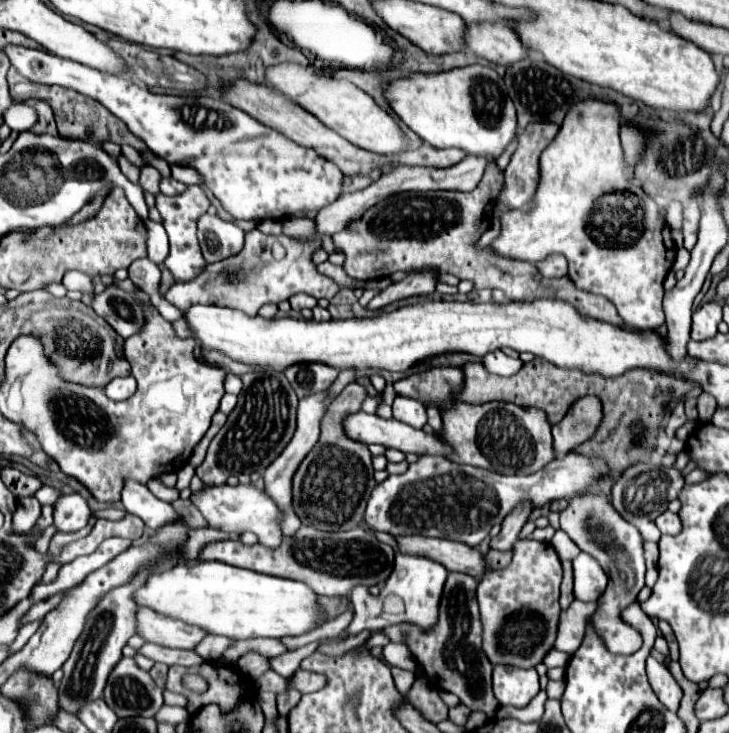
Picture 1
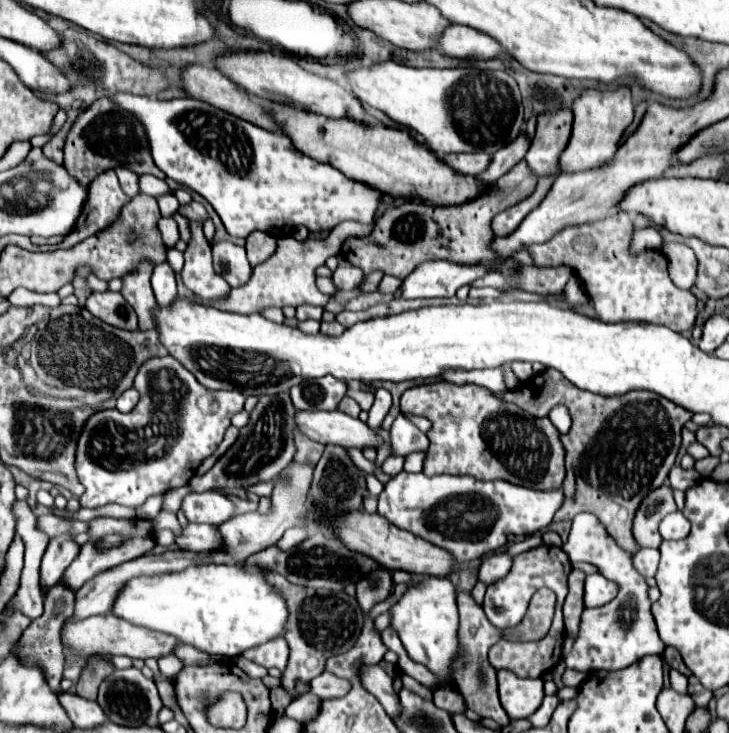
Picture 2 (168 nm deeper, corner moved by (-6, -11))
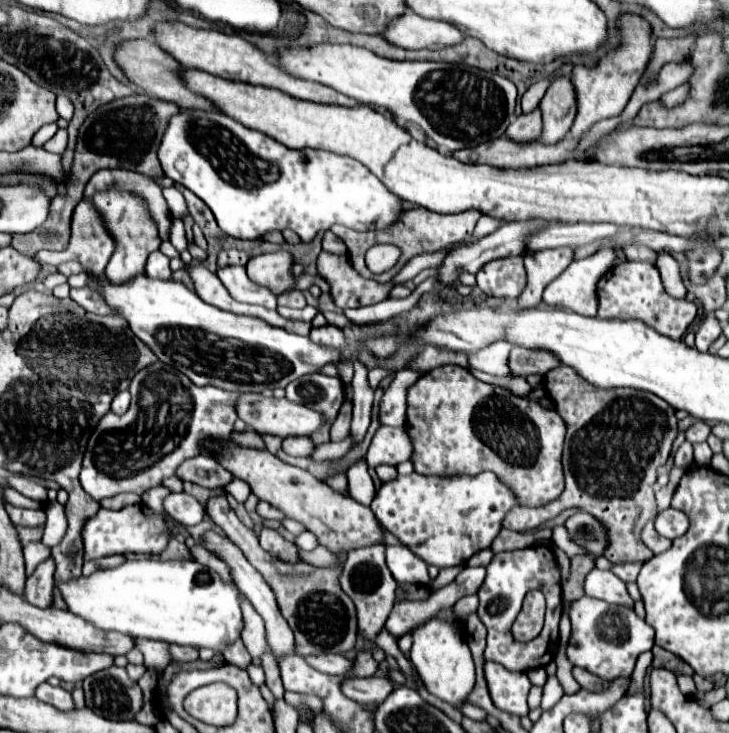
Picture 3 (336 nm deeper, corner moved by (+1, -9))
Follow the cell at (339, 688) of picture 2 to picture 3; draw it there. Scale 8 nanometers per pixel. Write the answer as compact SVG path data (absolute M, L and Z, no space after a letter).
M369 677L369 679L347 679L343 683L343 693L351 699L369 705L381 705L387 695L393 691L393 683L389 677Z

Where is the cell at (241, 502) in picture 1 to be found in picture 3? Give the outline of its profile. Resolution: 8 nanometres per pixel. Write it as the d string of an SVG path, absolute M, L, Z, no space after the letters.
M169 493L163 499L163 507L181 525L197 525L205 517L203 505L187 493Z

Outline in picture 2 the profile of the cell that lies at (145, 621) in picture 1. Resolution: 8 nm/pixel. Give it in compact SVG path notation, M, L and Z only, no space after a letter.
M108 613L104 617L88 617L78 623L66 623L62 629L62 643L76 655L80 657L90 657L90 655L126 655L132 659L160 659L166 655L172 655L180 641L172 635L152 631L140 625L134 625L126 619L116 617L114 613Z

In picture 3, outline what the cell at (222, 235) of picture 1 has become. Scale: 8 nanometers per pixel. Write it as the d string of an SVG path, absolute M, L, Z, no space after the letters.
M223 267L223 269L217 269L217 277L227 287L231 297L235 297L235 301L255 303L255 305L263 305L267 309L277 309L277 297L269 289L265 289L261 285L255 285L247 277L245 267Z

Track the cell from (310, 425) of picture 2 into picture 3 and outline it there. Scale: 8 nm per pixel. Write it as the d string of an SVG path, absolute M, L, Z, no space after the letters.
M241 393L235 399L235 411L239 419L243 419L253 431L265 435L273 433L279 437L299 437L299 435L309 435L321 425L321 415L313 409L307 409L305 405L291 403L289 399L275 399L275 397L263 397L259 393Z

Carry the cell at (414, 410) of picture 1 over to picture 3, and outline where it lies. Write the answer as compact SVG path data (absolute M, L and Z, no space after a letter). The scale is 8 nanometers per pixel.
M379 427L367 451L367 463L369 467L399 465L407 461L411 453L413 453L413 447L409 445L409 437L405 437L403 427L401 429Z

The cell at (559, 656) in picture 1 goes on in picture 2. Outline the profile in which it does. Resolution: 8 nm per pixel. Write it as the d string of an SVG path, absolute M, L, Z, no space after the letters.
M578 513L572 519L570 535L568 541L562 545L562 549L570 557L570 561L588 561L596 565L606 579L618 583L620 587L618 595L610 603L596 609L586 609L586 613L582 615L574 649L564 657L566 667L584 673L594 669L614 671L614 669L624 669L646 655L662 655L666 645L662 643L656 631L656 623L650 613L648 583L632 563L634 555L622 549L616 543L616 539L608 535L604 525L592 513Z

